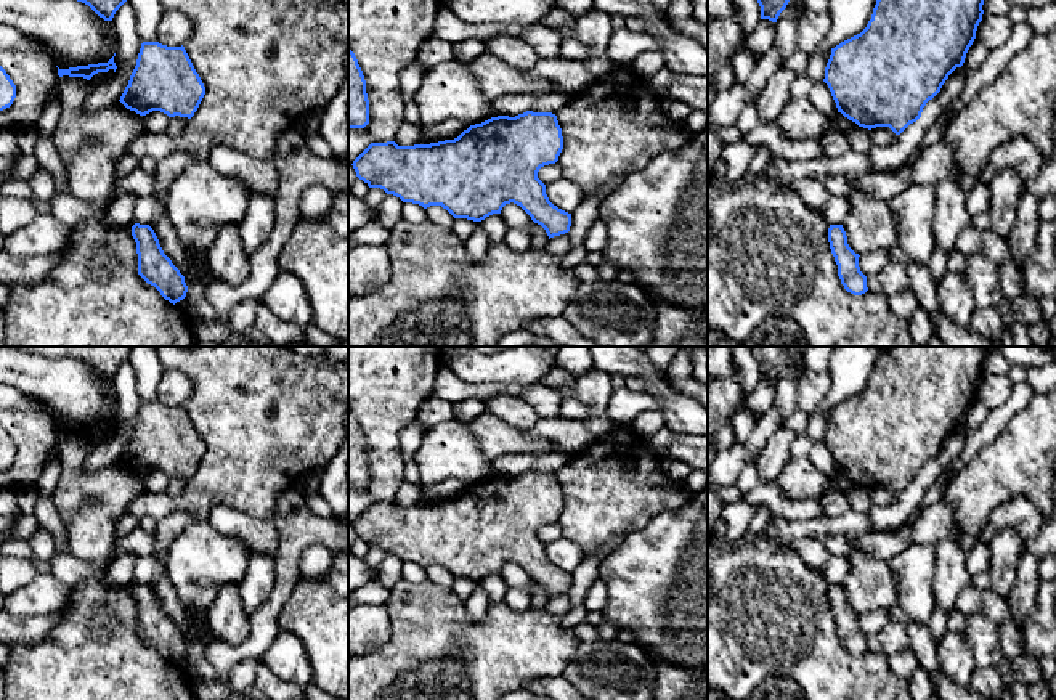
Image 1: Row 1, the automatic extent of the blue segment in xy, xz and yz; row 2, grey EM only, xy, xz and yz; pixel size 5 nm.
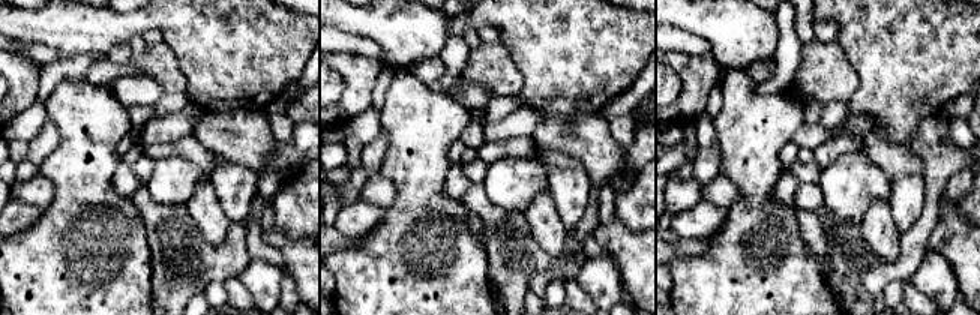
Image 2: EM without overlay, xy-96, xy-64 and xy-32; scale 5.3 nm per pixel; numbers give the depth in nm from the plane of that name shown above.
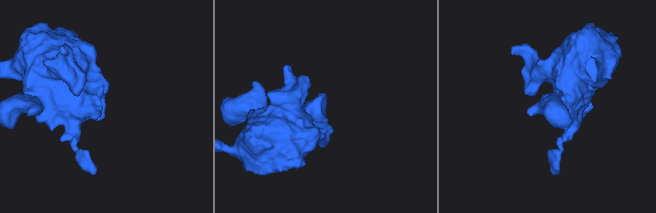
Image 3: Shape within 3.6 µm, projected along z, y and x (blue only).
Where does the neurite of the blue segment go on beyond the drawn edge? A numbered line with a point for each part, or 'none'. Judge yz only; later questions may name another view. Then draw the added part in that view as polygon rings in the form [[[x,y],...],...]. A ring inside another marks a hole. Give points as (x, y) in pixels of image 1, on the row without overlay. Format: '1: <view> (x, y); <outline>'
none

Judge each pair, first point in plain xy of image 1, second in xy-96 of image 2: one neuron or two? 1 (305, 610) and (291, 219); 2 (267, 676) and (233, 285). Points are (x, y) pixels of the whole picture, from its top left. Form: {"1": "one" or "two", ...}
{"1": "two", "2": "one"}

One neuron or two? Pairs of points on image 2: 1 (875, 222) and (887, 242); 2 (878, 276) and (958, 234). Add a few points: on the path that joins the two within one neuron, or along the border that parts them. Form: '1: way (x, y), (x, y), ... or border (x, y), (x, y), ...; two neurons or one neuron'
1: way (878, 227), (883, 237); one neuron
2: border (940, 219), (926, 245); two neurons

